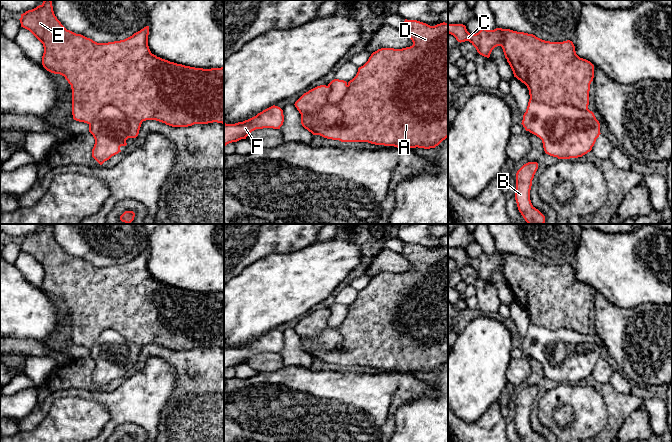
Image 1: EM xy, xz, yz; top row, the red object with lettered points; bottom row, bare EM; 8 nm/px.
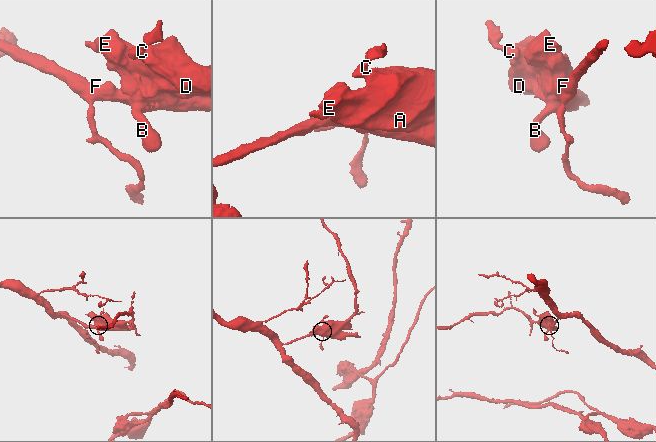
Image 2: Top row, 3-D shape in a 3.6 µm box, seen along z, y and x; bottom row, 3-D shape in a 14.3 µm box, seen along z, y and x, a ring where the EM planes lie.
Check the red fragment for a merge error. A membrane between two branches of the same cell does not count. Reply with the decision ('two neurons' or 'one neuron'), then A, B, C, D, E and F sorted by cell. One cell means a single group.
two neurons | A C D E / B F

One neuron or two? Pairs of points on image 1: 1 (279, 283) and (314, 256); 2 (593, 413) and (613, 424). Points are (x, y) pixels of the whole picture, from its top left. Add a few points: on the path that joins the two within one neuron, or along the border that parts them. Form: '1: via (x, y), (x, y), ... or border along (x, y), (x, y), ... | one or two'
1: via (288, 280), (305, 265) | one
2: border along (603, 398), (607, 411), (607, 424), (599, 431) | two

